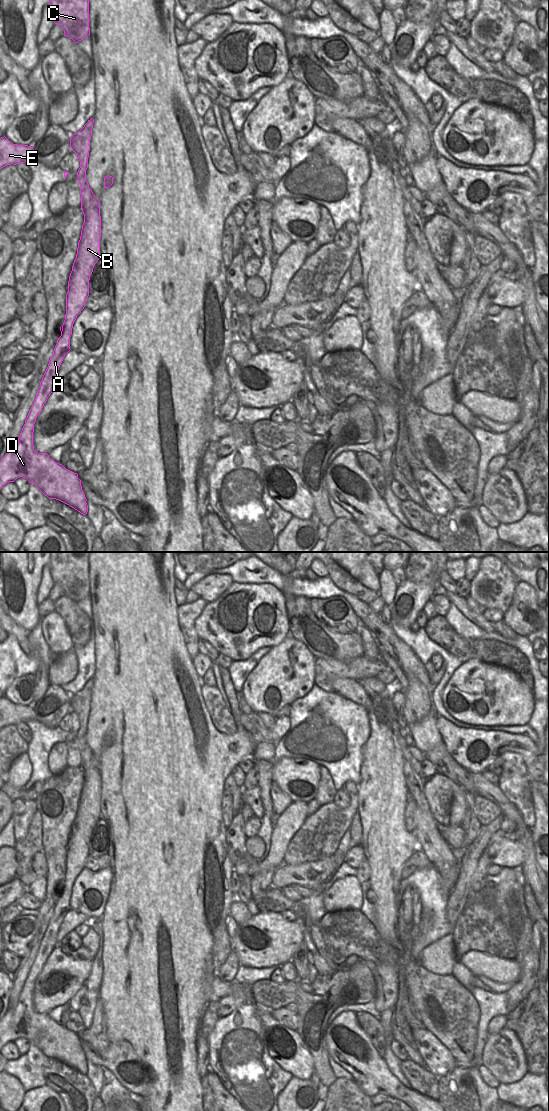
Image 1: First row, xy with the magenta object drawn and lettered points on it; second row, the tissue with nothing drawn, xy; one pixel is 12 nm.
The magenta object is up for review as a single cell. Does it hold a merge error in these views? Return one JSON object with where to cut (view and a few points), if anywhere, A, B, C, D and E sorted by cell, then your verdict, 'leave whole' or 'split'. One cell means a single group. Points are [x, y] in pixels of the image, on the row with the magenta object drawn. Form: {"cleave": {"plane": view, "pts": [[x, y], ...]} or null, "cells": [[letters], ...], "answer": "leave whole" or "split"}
{"cleave": {"plane": "xy", "pts": [[85, 176], [78, 179]]}, "cells": [["A", "B", "D", "E"], ["C"]], "answer": "split"}

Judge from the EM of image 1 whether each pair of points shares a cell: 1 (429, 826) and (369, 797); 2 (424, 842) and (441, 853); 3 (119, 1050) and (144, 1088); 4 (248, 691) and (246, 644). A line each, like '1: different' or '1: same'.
1: different
2: same
3: same
4: different

